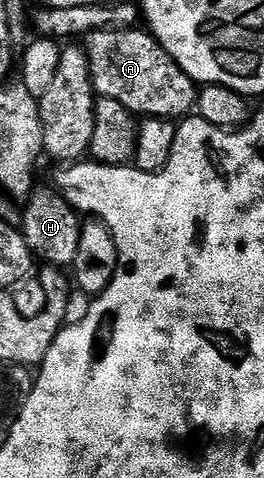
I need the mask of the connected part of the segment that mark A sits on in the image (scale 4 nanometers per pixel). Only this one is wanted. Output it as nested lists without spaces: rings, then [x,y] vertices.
[[[104,27],[84,36],[93,90],[100,98],[119,101],[134,117],[180,120],[196,108],[198,84],[145,29]]]

